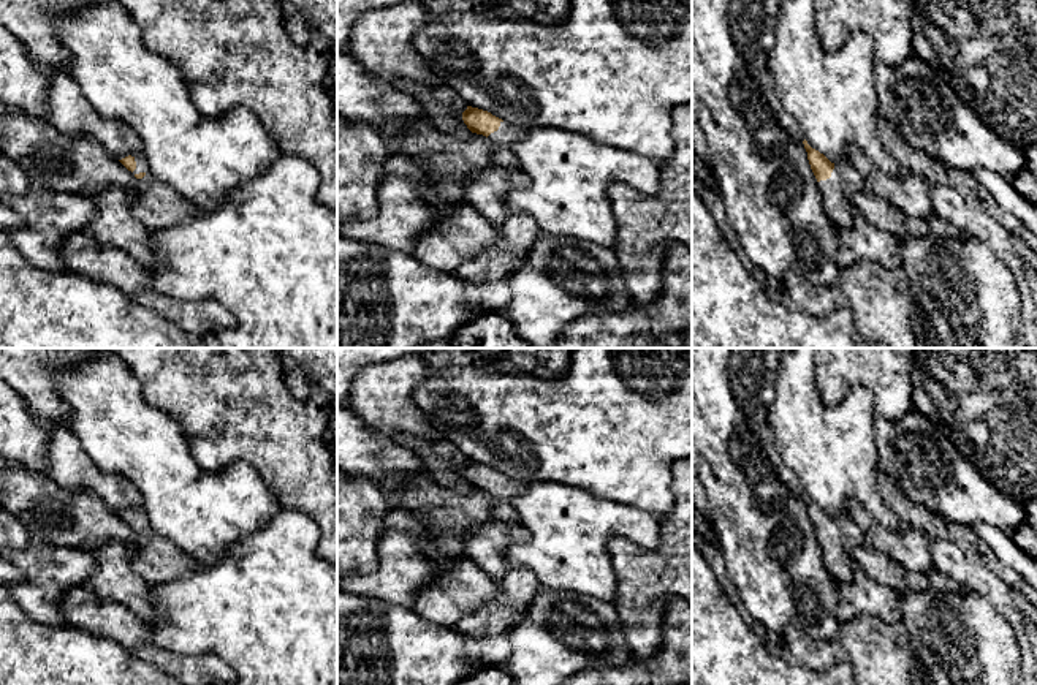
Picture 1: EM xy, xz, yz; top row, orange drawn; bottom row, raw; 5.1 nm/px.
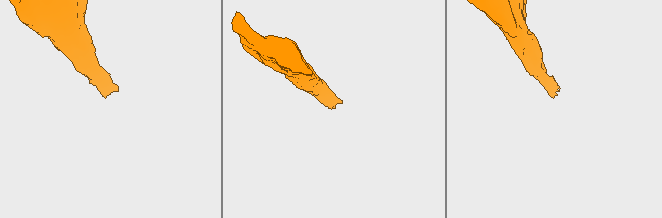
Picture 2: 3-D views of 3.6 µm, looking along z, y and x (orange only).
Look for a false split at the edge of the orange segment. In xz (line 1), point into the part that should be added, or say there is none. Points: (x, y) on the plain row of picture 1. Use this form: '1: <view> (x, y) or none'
1: xz (502, 494)

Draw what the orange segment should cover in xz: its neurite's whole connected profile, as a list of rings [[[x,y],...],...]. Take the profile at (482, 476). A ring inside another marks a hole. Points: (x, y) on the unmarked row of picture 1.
[[[467,460],[462,475],[472,487],[483,489],[494,501],[494,517],[505,522],[518,522],[513,498],[524,492],[526,484],[515,481],[488,465]]]

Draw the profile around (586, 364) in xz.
[[[573,348],[570,370],[559,378],[448,365],[431,372],[413,399],[442,440],[453,443],[467,460],[526,486],[553,481],[657,517],[674,506],[673,465],[692,459],[692,348]]]

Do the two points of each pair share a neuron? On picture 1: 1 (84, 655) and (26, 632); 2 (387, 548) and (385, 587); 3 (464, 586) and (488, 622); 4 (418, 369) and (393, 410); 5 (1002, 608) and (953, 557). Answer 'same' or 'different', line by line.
1: same
2: same
3: different
4: same
5: same

